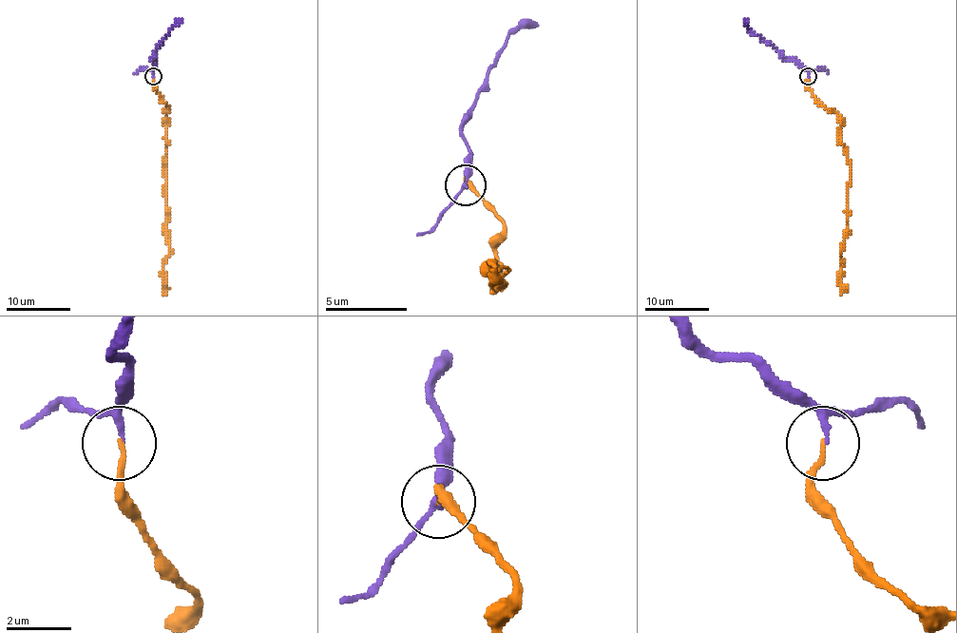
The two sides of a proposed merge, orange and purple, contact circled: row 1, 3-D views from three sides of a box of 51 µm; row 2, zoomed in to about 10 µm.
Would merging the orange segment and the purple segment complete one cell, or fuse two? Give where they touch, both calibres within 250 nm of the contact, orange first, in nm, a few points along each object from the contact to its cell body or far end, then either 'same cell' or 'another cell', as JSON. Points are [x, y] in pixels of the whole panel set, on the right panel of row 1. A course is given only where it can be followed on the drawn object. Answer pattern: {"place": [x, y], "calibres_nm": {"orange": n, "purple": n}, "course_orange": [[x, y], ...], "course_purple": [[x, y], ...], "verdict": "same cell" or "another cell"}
{"place": [808, 76], "calibres_nm": {"orange": 160, "purple": 120}, "course_orange": [[808, 76], [806, 87], [838, 114], [838, 142], [848, 156], [846, 238], [838, 284], [841, 294]], "course_purple": [[810, 76], [794, 60], [782, 55], [750, 29], [745, 22]], "verdict": "same cell"}

